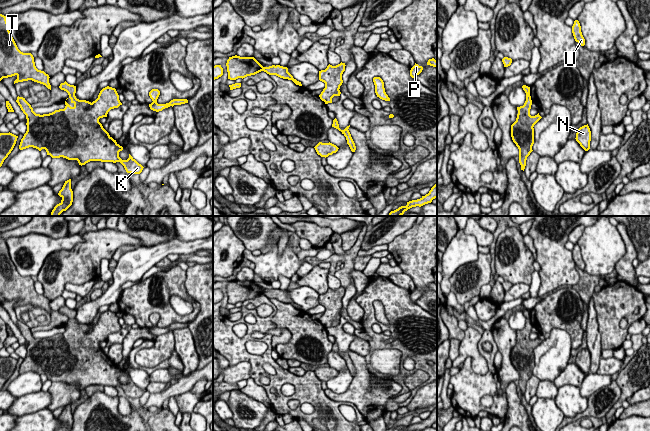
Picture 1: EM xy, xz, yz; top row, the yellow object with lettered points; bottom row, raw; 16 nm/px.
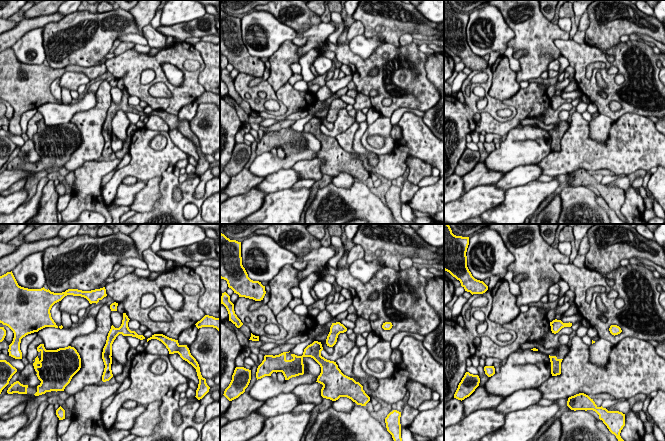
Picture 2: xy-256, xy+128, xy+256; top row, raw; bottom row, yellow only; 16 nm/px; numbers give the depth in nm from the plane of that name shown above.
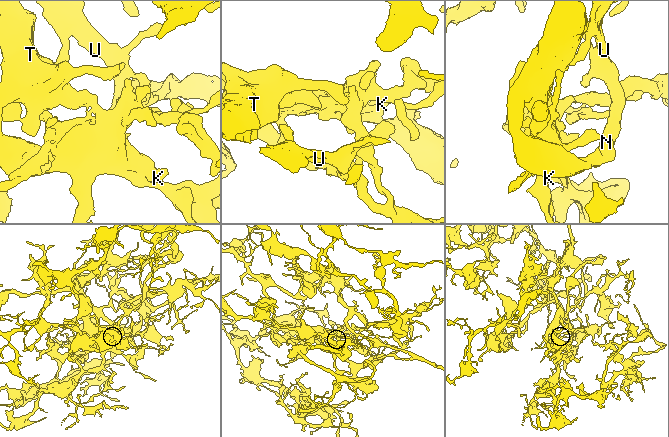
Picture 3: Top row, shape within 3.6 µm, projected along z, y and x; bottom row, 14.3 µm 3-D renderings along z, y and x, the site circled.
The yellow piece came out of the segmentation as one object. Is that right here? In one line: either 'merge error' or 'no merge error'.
merge error

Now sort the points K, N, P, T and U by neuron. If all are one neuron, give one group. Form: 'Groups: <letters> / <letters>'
Groups: K P / N T U

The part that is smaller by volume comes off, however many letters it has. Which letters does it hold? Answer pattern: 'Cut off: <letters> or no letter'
Cut off: K, P

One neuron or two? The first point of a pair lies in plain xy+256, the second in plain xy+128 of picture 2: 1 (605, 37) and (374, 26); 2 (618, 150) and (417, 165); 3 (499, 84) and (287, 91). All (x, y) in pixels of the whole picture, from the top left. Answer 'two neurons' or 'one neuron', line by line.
1: one neuron
2: two neurons
3: two neurons

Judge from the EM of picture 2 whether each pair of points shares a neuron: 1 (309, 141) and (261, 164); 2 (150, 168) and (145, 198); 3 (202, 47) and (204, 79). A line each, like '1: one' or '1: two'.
1: one
2: two
3: one

